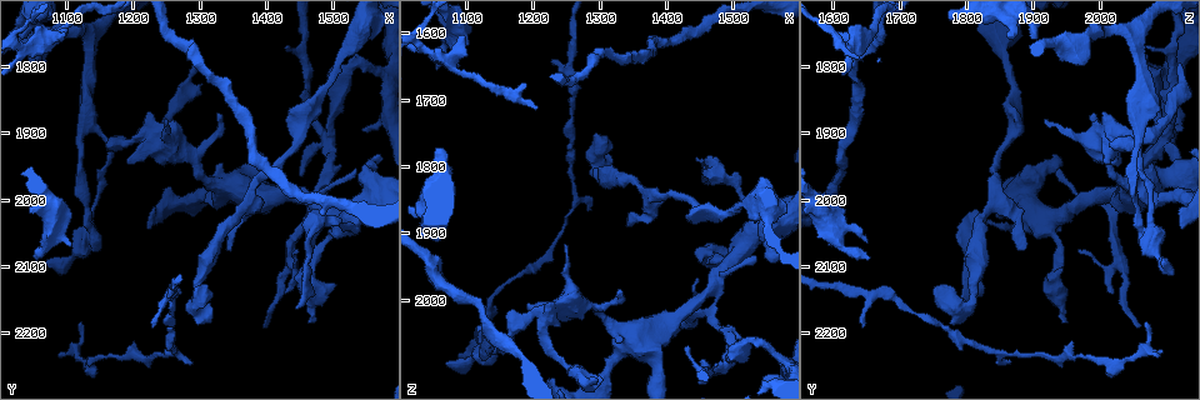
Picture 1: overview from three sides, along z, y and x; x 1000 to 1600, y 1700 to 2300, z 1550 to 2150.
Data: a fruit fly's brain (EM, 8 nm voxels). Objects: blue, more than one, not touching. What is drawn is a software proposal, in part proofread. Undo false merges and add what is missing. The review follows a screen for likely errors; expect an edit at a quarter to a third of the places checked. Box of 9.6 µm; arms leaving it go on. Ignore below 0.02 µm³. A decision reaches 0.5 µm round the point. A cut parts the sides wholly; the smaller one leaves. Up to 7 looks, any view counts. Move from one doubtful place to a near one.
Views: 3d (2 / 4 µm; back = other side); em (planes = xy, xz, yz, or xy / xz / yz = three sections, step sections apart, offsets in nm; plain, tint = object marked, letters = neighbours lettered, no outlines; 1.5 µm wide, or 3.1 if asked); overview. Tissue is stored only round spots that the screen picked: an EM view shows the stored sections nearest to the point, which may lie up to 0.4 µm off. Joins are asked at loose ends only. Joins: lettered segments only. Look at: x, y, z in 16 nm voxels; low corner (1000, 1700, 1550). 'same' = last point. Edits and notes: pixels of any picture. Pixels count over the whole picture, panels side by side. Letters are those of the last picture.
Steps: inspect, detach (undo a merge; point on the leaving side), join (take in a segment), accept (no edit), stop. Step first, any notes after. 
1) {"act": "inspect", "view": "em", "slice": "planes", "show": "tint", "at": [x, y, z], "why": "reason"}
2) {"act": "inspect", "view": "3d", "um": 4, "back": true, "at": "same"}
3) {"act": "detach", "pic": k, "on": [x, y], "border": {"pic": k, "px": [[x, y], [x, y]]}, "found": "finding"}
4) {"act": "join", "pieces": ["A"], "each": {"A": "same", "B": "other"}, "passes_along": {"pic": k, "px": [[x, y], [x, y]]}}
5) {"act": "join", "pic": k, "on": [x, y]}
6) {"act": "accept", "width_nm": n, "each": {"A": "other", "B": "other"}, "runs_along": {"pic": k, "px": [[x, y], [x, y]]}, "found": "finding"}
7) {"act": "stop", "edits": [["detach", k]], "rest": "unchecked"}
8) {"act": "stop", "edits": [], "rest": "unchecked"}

{"act": "inspect", "view": "3d", "um": 4, "at": [1135, 2025, 2075], "why": "thick turns thin"}

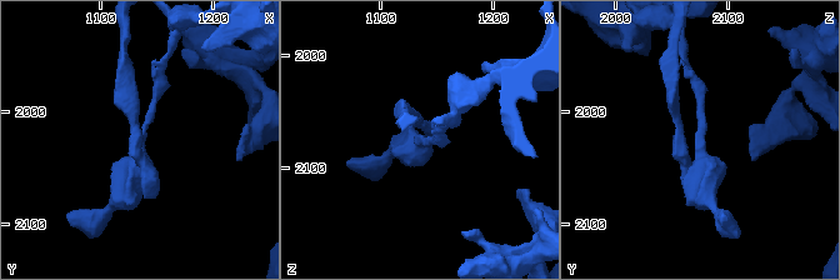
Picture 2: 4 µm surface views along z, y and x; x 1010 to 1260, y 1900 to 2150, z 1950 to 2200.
{"act": "inspect", "view": "em", "slice": "planes", "show": "letters", "at": [1136, 2024, 2076], "arm_widths_nm": [170, 380], "why": "need the tissue"}

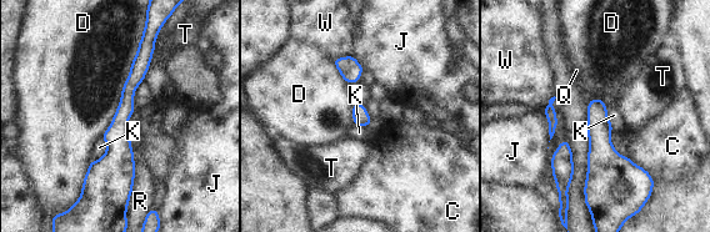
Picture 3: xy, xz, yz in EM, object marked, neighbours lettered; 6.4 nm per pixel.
{"act": "accept", "each": {"C": "other", "D": "other", "J": "other", "K": "other", "Q": "other", "R": "other", "T": "other", "W": "other"}, "found": "continuous, no second cell"}

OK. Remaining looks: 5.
{"act": "inspect", "view": "em", "slice": "planes", "show": "plain", "at": [1085, 2060, 1650], "why": "branch stops here"}

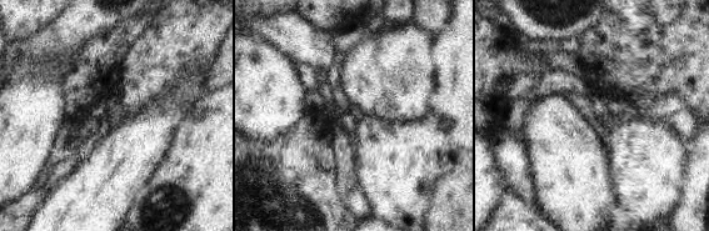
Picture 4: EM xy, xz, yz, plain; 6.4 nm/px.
{"act": "inspect", "view": "em", "slice": "planes", "show": "letters", "at": "same", "why": "see the neighbours"}

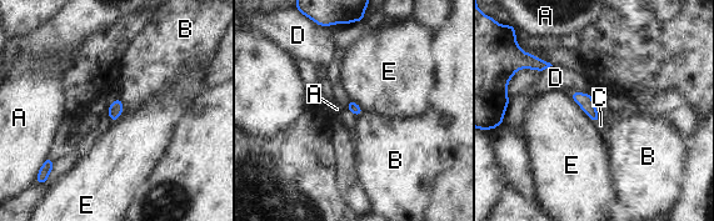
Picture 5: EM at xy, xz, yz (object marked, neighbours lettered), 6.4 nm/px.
{"act": "join", "pic": 5, "on": [600, 125], "each": {"A": "other", "B": "other", "C": "same", "D": "other", "E": "other"}, "found": "the cell continues"}

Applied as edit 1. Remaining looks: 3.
{"act": "stop", "edits": [["join", 5]], "rest": "unchecked"}

